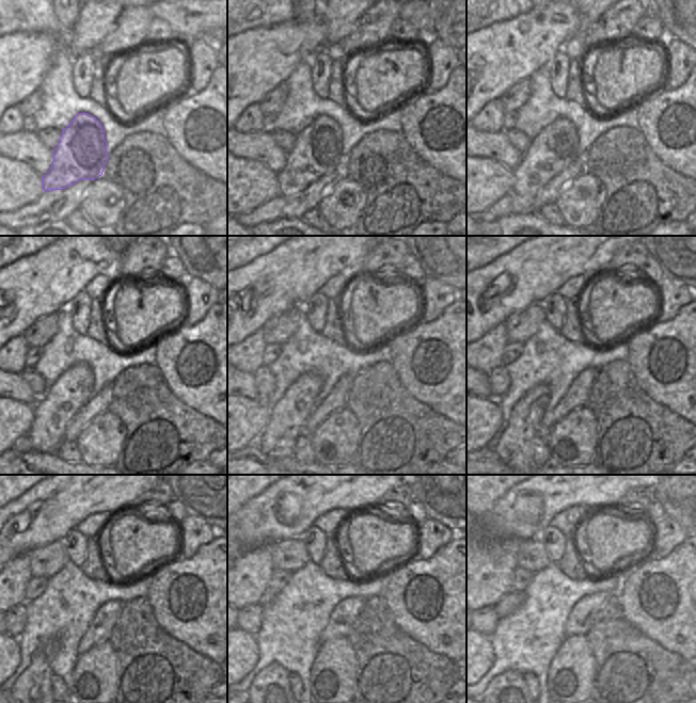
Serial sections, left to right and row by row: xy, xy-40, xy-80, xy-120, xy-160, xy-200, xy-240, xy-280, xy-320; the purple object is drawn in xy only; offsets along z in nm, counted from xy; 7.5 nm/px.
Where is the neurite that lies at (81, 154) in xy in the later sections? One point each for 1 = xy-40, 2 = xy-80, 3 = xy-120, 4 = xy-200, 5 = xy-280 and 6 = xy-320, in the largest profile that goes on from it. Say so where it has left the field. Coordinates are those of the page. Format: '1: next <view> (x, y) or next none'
1: next xy-40 (317, 152)
2: next xy-80 (554, 149)
3: next xy-120 (54, 410)
4: next xy-200 (515, 446)
5: next xy-280 (270, 691)
6: next xy-320 (507, 691)

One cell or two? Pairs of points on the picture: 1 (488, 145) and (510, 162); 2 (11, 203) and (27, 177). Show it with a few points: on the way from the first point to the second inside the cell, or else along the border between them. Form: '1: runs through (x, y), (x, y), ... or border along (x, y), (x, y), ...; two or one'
1: runs through (493, 145), (505, 157); one
2: runs through (11, 196), (11, 193), (20, 184); one

